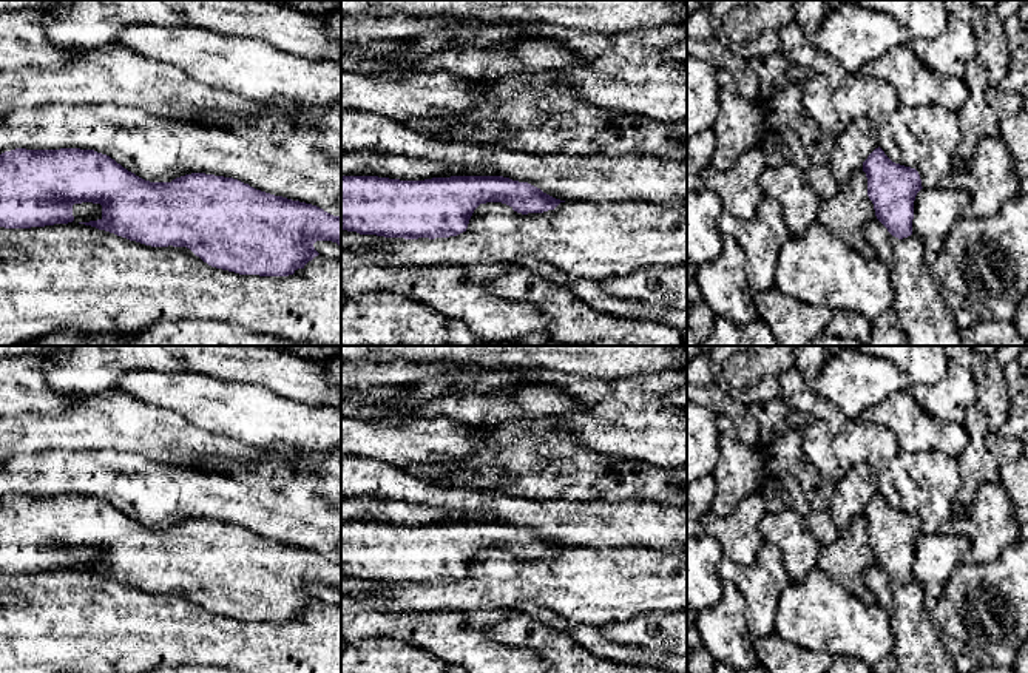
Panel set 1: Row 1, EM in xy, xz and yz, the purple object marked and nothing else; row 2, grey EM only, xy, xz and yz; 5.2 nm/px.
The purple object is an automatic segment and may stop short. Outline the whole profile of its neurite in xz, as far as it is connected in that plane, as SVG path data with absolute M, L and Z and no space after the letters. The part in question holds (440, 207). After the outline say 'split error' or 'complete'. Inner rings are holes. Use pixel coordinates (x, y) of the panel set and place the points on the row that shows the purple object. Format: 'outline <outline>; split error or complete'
outline M341 176L341 230L384 238L449 238L466 232L480 204L502 202L514 211L543 213L560 202L540 188L503 176L451 176L400 181L378 176Z; complete

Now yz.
outline M878 147L863 162L877 219L898 238L912 235L914 201L923 188L915 168L892 162Z; complete

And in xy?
outline M15 148L0 154L0 227L31 228L68 224L74 221L73 205L82 202L100 204L102 218L79 224L151 247L187 247L208 265L239 275L289 276L320 255L313 247L316 241L341 245L341 216L333 216L312 204L256 190L233 178L191 173L171 182L150 182L107 154L80 148Z; complete

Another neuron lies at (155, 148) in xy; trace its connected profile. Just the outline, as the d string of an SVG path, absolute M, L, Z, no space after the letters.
M49 103L3 114L0 154L15 148L94 150L150 182L191 173L233 178L341 216L341 159L303 153L286 136L252 139L114 103Z

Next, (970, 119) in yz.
M976 59L966 63L963 80L969 97L957 113L963 139L955 151L962 159L968 159L982 136L999 136L1000 125L1020 111L1023 100L1016 91L989 85L986 69Z

